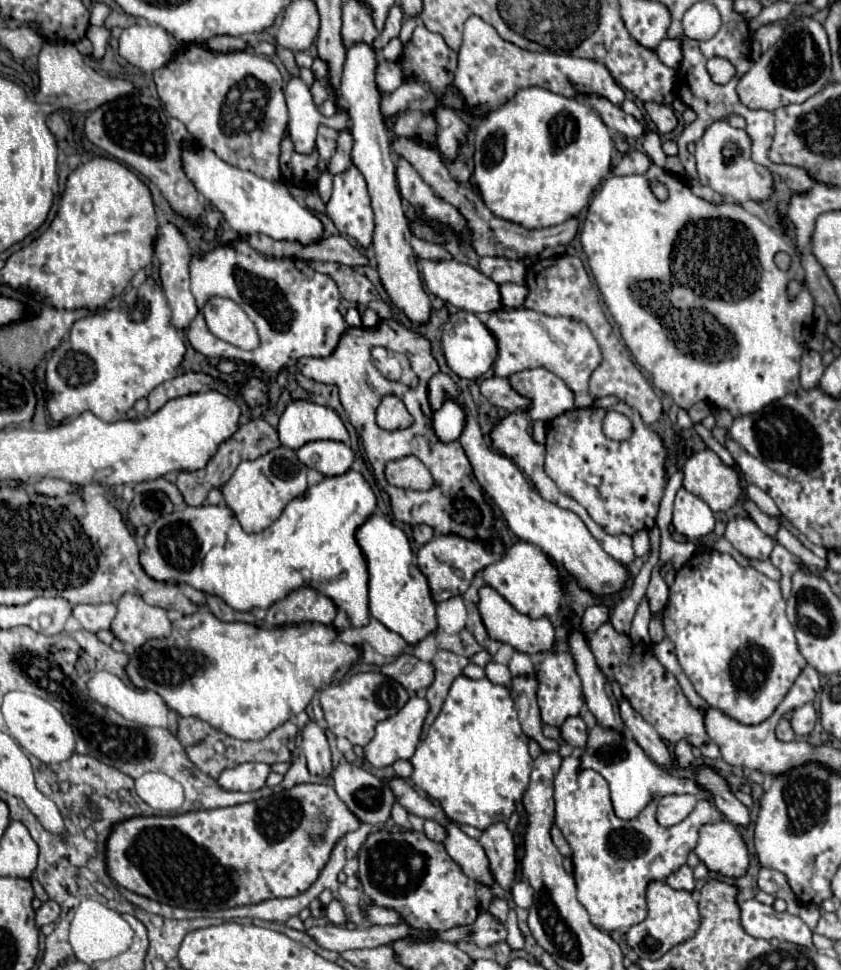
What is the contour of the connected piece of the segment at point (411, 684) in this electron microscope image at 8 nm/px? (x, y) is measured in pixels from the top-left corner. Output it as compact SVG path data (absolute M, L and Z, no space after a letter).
M400 654L394 662L380 668L384 676L392 676L392 680L404 684L408 692L424 692L434 680L434 668L430 662L422 662L412 654Z

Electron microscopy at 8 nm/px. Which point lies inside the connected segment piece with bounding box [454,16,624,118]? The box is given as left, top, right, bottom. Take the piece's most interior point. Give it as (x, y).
(490, 70)

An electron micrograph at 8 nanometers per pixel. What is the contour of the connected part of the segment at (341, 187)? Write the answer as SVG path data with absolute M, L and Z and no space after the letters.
M354 166L334 176L334 190L326 212L340 234L354 238L364 248L372 244L374 214L370 214L370 196L364 176Z

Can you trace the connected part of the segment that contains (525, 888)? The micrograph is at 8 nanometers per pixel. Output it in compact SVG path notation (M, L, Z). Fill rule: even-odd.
M518 882L512 886L512 898L514 904L520 908L530 908L532 906L532 888L528 882Z

